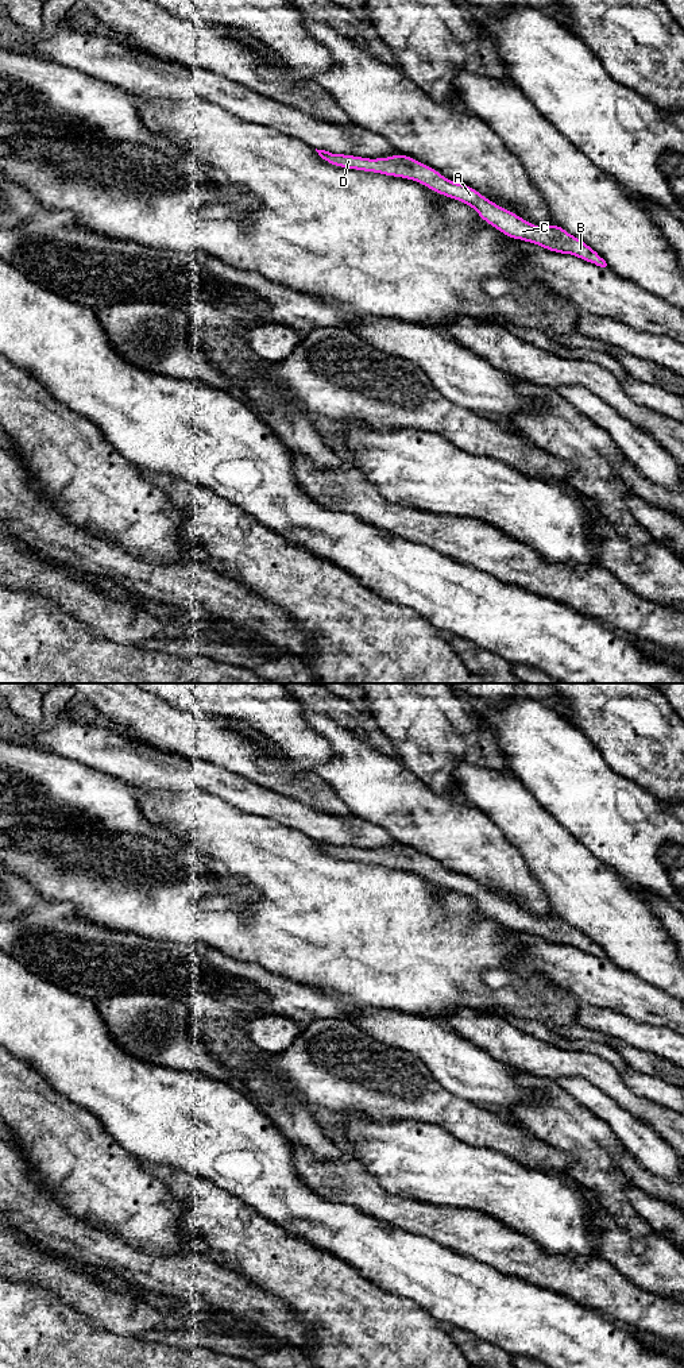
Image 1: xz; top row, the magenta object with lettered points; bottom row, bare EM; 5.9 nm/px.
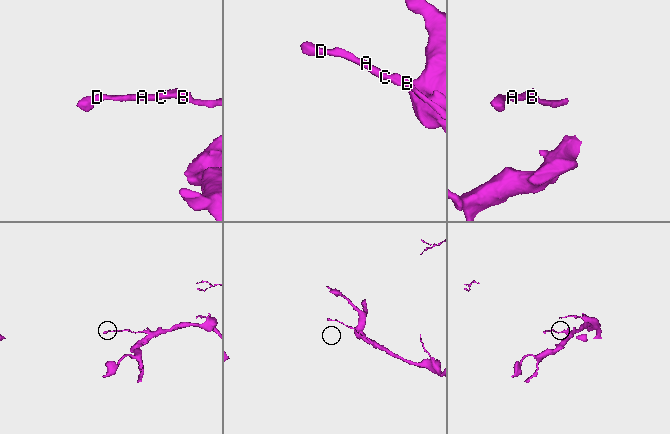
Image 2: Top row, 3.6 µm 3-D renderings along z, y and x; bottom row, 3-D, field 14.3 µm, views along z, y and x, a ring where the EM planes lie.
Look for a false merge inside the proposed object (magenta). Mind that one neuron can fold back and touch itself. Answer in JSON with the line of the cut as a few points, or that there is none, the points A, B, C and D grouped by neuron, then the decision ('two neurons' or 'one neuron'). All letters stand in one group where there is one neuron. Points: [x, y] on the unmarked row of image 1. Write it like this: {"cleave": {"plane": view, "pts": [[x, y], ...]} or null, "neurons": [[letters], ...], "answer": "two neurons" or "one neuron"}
{"cleave": null, "neurons": [["A", "B", "C", "D"]], "answer": "one neuron"}

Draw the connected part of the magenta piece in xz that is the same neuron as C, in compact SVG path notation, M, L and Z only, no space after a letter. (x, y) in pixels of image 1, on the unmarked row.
M317 840L316 843L325 853L333 858L417 872L436 885L472 898L480 910L509 929L534 935L559 945L572 945L600 959L607 957L606 952L592 939L568 925L561 917L537 918L523 912L517 905L486 890L474 879L453 874L440 866L436 860L426 858L411 848L395 845L387 849L370 851L356 847L333 845Z

